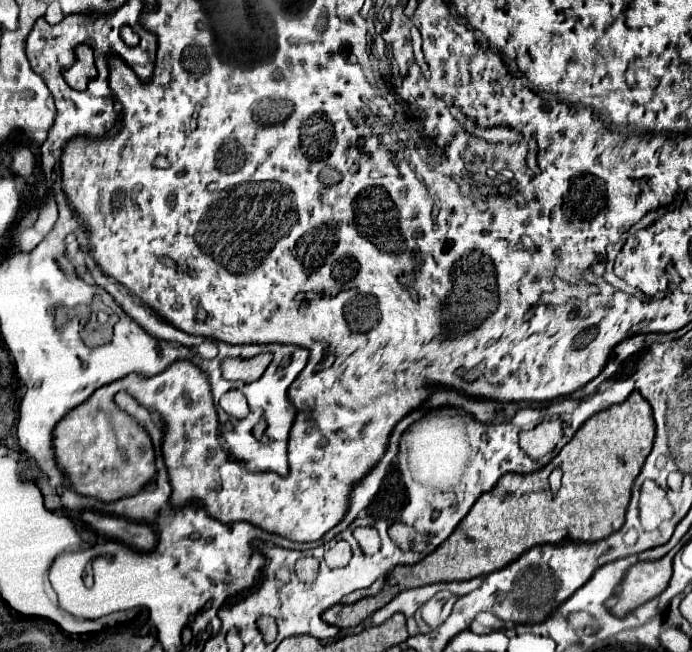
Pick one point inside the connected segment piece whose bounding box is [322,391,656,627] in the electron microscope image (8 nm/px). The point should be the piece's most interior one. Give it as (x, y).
(521, 512)

